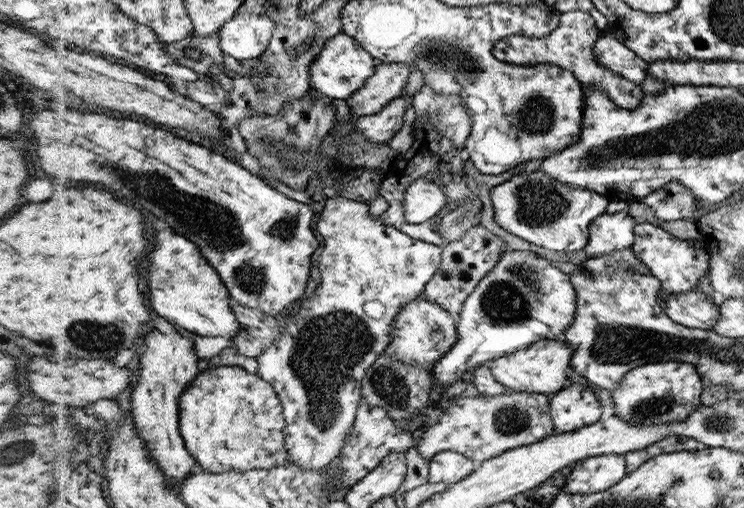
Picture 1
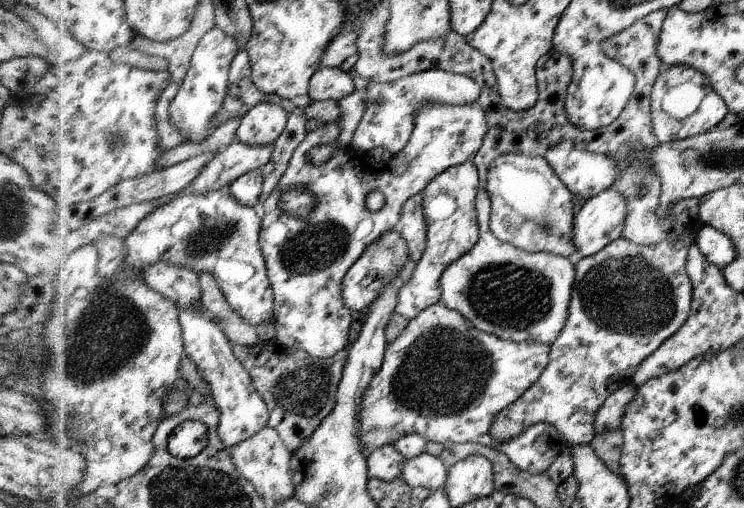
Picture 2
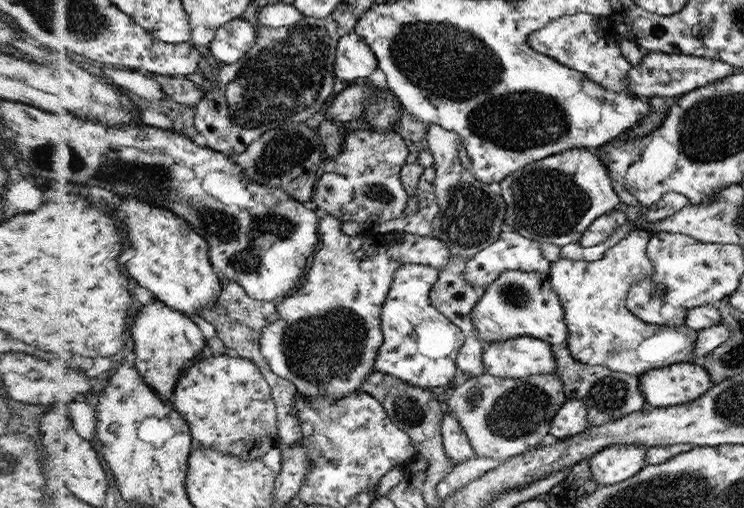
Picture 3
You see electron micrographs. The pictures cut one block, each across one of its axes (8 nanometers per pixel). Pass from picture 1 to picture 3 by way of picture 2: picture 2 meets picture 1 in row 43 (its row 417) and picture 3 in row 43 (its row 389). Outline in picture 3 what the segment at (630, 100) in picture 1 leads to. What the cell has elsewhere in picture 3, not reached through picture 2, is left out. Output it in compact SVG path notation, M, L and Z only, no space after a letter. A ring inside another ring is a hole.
M572 13L555 19L551 19L544 28L528 36L528 45L554 57L560 64L568 65L580 72L586 73L588 79L596 81L608 91L628 93L634 95L632 90L624 84L624 79L631 70L630 61L624 56L622 49L614 43L613 17L593 15L590 13Z

